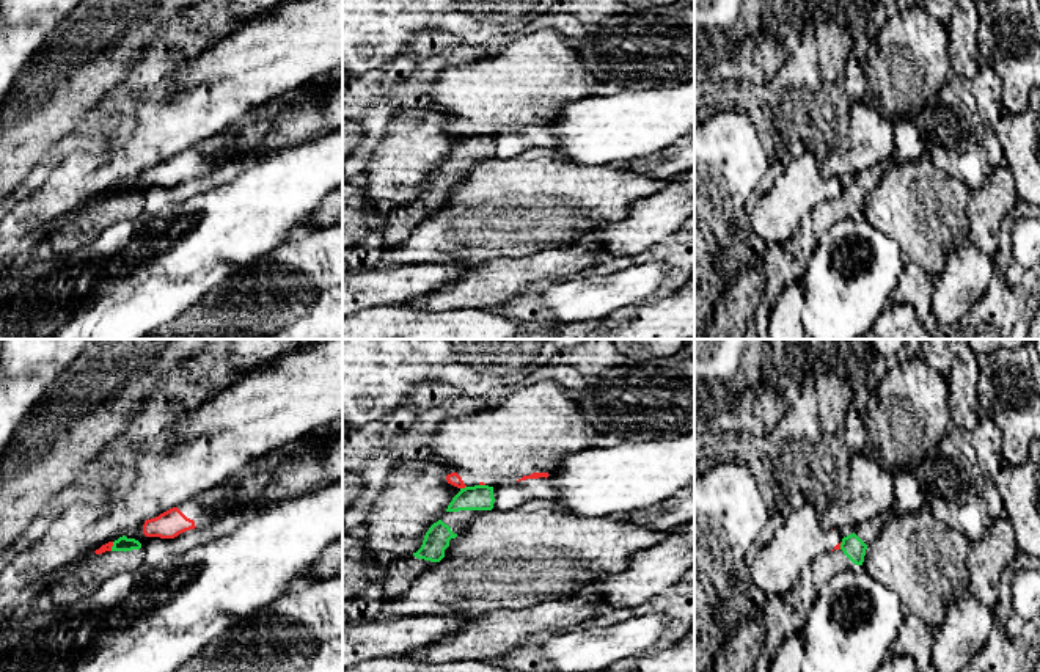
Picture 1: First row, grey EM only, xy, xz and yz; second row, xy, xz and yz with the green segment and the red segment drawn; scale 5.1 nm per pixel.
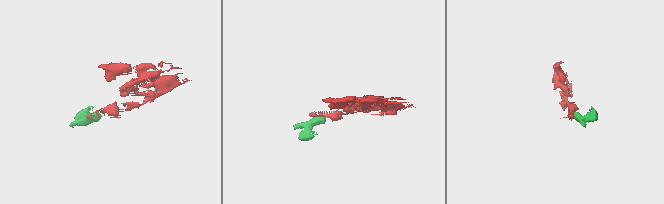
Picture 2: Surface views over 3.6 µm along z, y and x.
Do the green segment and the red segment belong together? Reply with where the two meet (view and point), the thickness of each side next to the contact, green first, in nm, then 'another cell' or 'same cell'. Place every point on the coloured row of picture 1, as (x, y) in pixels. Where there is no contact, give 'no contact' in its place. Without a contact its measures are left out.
meets green in xz at (462, 489); 130 nm thick on the green side, 70 nm on the other; another cell

